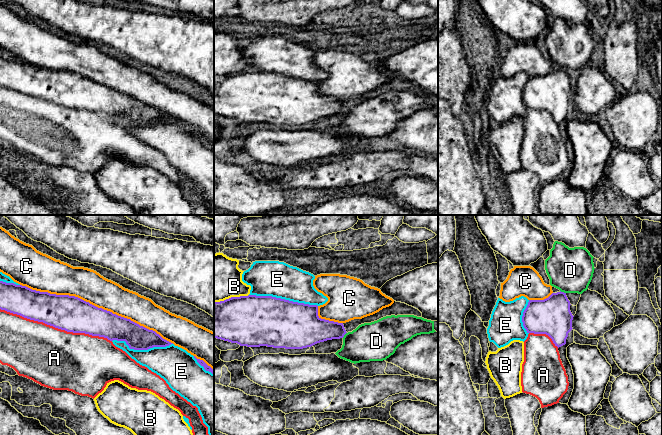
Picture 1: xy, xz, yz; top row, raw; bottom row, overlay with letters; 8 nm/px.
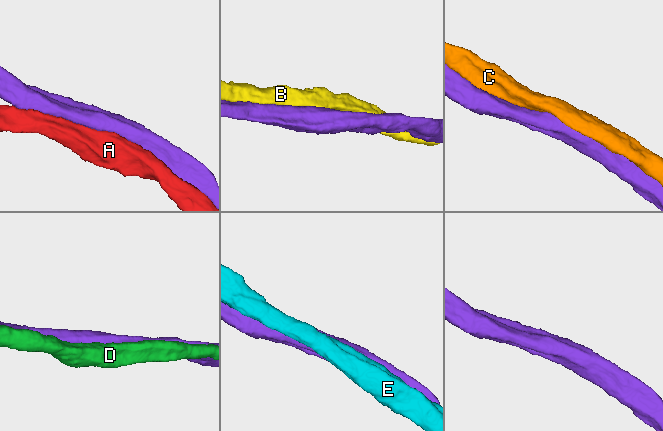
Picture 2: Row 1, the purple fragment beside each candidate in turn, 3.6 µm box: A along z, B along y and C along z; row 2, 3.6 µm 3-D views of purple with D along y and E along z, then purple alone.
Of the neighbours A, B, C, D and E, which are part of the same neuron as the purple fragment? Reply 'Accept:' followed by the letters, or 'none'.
Accept: none

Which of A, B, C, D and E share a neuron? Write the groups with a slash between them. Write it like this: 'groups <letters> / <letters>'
groups A / B / C / D / E

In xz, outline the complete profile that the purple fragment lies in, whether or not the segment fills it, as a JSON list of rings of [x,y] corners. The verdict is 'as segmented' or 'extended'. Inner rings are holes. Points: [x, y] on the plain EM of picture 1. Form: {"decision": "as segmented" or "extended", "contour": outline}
{"decision": "as segmented", "contour": [[[256,71],[214,78],[214,114],[240,122],[303,125],[327,116],[343,114],[346,109],[343,99],[321,95],[317,81]]]}

